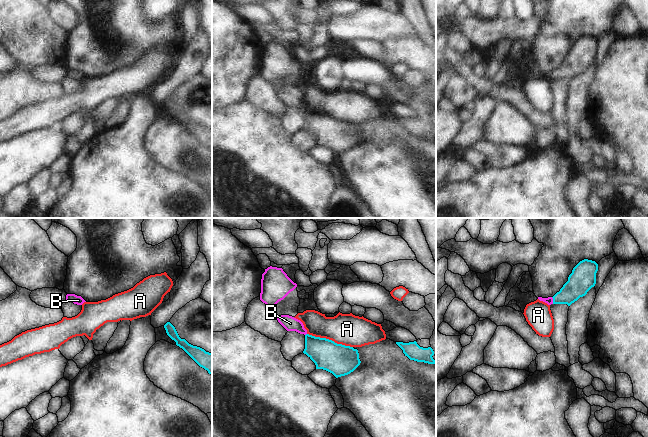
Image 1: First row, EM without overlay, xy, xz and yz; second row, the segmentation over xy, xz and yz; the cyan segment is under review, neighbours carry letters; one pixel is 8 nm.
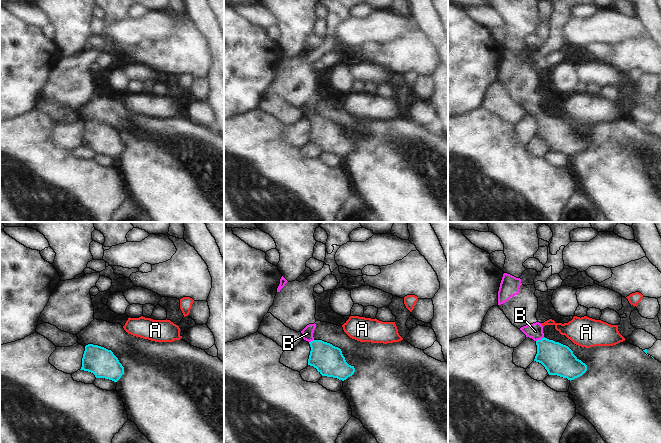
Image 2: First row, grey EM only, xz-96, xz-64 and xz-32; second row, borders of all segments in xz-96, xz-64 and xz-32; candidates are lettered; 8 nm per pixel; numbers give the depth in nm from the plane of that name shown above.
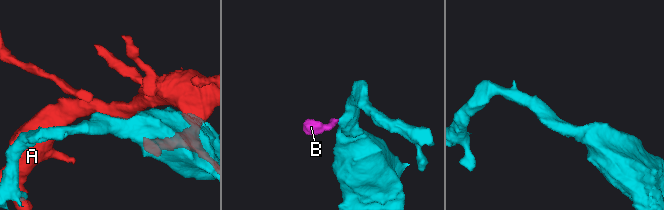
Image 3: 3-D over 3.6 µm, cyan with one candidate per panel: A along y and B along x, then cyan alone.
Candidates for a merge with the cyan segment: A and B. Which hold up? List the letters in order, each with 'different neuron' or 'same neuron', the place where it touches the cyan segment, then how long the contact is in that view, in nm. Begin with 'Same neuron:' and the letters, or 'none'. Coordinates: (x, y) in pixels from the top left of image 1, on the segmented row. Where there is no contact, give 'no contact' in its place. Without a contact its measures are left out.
Same neuron: B
A: different neuron | xz (330, 340) | 380 nm
B: same neuron | yz (553, 300) | 60 nm

